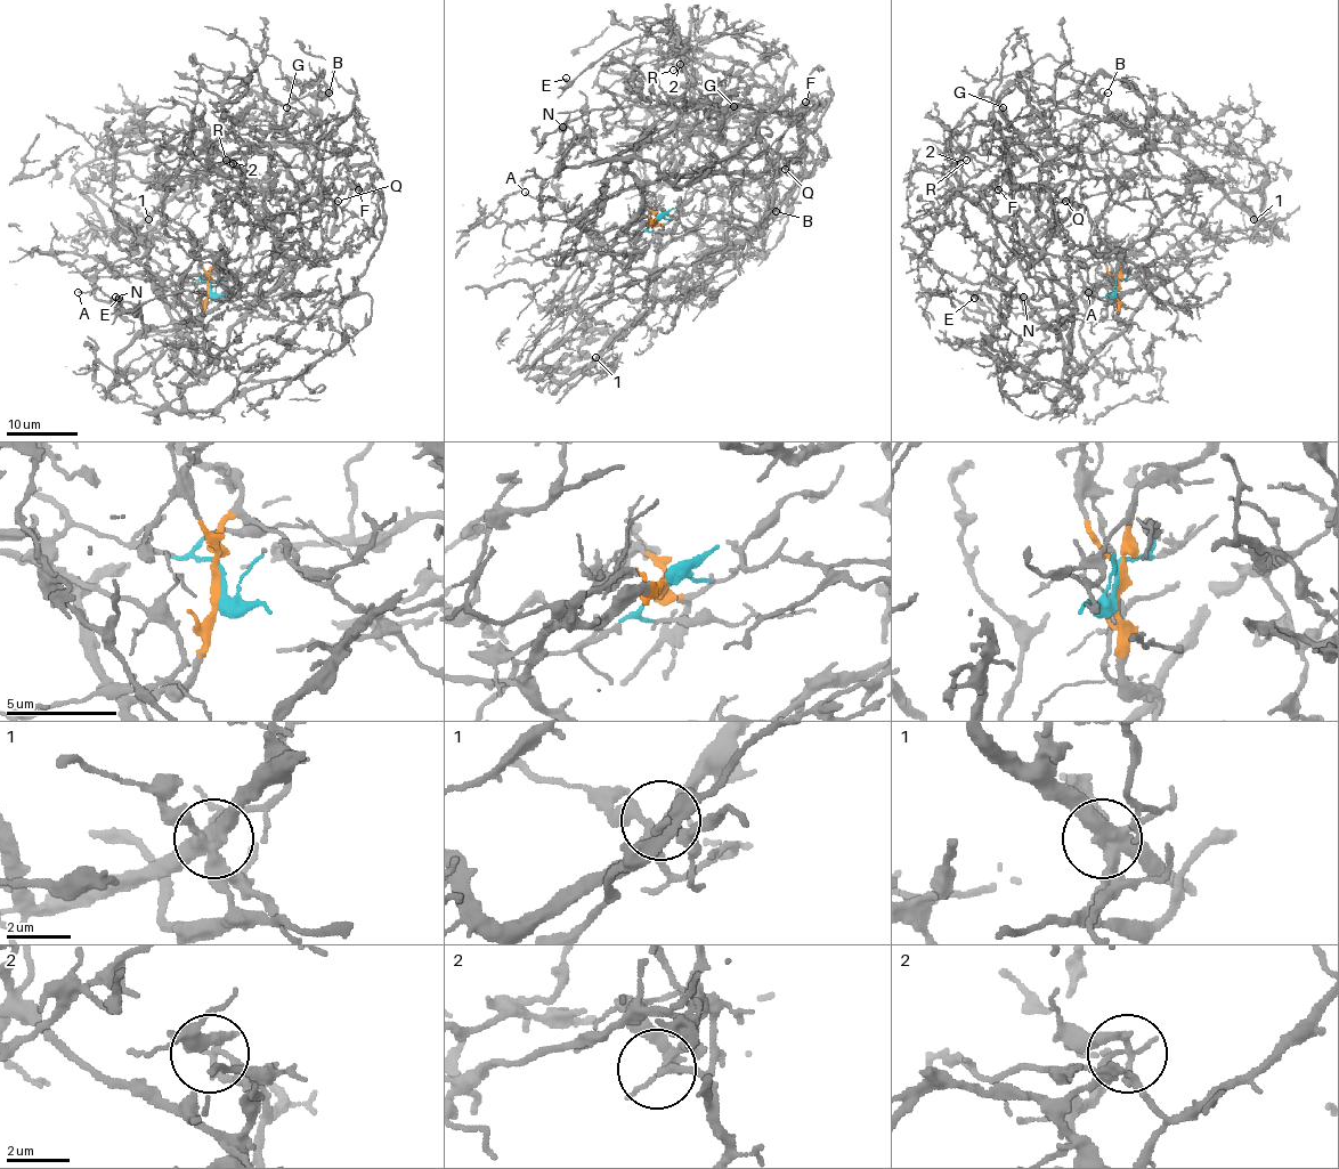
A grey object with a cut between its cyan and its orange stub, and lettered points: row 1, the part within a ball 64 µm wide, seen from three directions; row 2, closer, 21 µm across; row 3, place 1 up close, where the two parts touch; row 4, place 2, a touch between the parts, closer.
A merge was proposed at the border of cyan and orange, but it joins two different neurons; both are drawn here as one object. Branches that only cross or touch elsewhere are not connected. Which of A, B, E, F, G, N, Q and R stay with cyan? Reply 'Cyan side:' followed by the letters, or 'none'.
Cyan side: B

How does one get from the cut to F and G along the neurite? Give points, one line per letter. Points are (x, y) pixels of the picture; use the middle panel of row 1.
F: (657, 220), (626, 229), (644, 185), (664, 176), (713, 176), (754, 137), (755, 122), (792, 115), (805, 103)
G: (657, 220), (626, 229), (641, 188), (713, 176), (748, 140), (738, 115), (780, 96), (730, 88), (735, 106)

